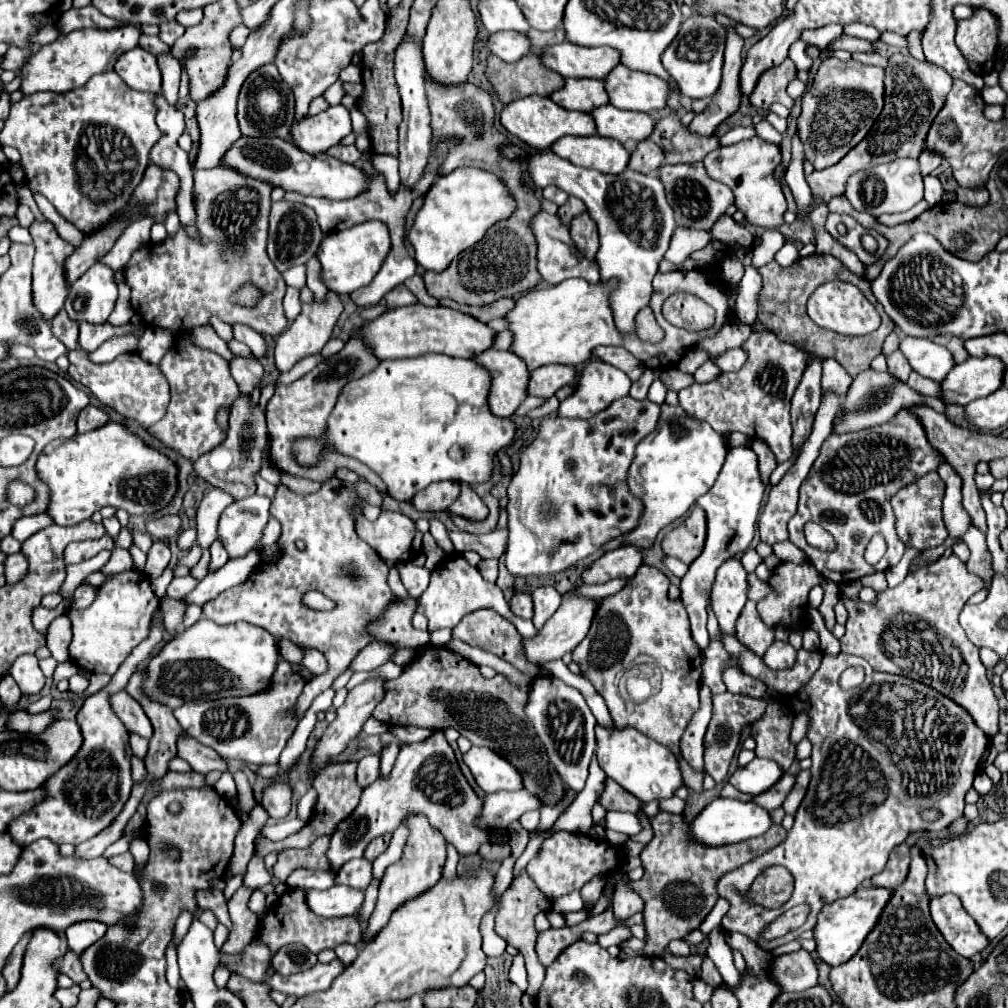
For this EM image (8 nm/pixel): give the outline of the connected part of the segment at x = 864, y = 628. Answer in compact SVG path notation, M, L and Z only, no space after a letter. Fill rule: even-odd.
M949 556L909 574L899 586L879 592L877 606L841 596L849 612L841 652L865 658L873 670L901 674L919 682L937 682L941 694L959 702L987 736L995 736L999 732L999 704L979 658L979 648L969 642L959 624L961 608L981 588L983 580L969 574L957 556ZM927 624L953 646L927 646Z

